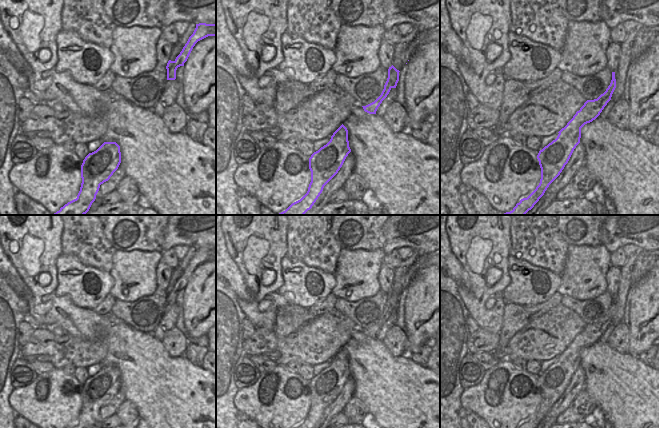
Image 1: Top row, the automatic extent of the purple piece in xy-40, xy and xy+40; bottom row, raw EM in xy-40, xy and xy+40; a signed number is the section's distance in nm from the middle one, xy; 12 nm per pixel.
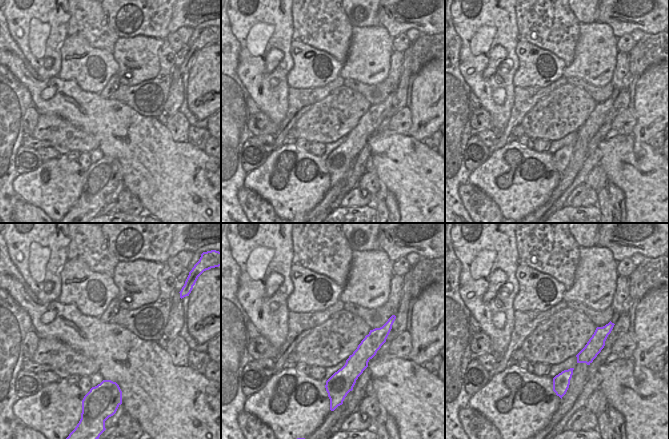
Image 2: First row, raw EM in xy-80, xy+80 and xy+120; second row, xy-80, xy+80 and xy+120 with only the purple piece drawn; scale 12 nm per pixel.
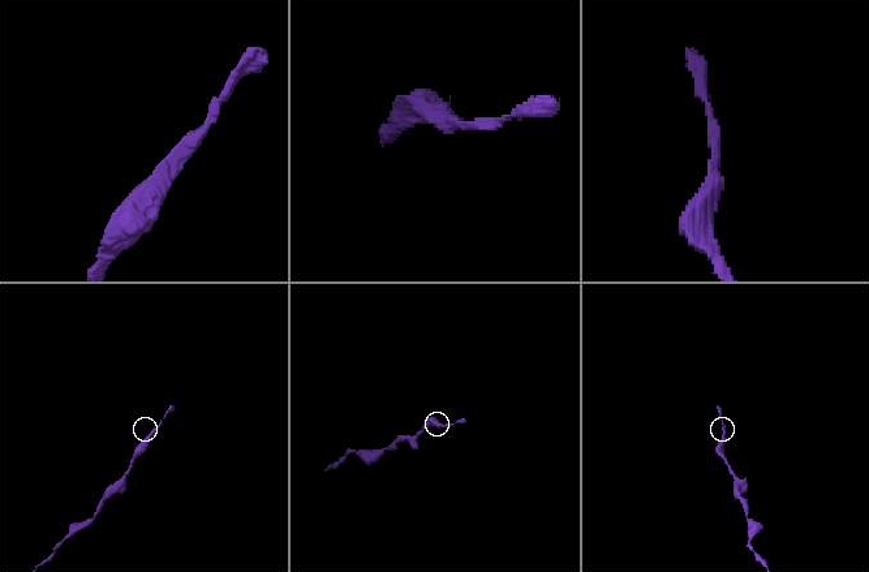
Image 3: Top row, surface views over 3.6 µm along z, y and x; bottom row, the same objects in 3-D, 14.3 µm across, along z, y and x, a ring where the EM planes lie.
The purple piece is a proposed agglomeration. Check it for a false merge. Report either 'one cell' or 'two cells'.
one cell

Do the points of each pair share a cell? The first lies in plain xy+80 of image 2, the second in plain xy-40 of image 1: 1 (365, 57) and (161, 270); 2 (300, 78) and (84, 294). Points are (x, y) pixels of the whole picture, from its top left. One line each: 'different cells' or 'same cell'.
1: different cells
2: same cell

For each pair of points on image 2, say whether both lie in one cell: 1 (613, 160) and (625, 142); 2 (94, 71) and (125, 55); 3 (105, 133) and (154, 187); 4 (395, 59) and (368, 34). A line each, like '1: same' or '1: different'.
1: same
2: different
3: same
4: different

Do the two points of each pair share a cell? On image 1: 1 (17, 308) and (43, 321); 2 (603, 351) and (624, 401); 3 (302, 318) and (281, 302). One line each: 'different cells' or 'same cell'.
1: different cells
2: same cell
3: same cell

